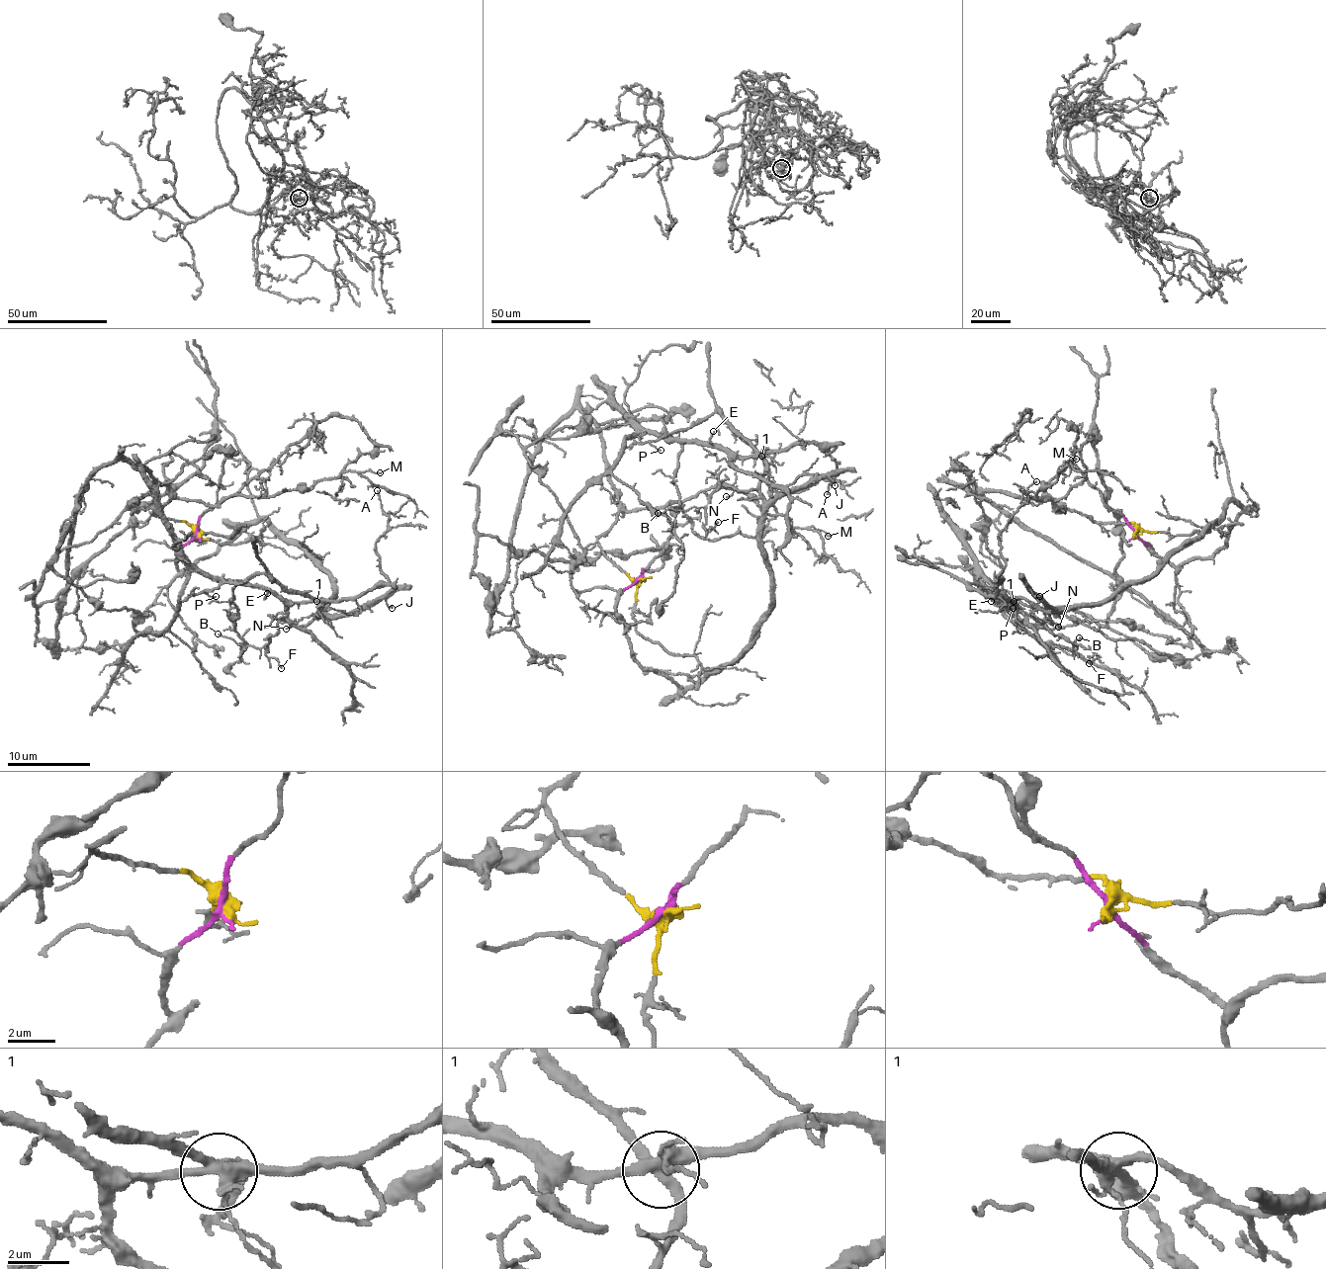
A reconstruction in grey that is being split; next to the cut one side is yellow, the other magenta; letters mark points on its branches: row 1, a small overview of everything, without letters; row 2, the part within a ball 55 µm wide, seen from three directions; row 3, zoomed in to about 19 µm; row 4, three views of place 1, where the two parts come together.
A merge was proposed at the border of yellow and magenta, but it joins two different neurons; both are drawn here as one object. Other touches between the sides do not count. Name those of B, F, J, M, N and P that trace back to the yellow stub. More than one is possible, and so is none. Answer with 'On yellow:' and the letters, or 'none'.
On yellow: M

